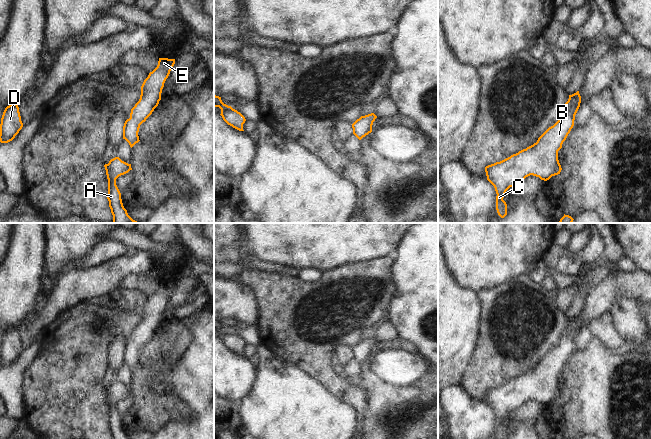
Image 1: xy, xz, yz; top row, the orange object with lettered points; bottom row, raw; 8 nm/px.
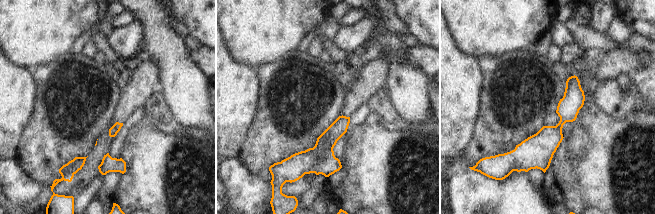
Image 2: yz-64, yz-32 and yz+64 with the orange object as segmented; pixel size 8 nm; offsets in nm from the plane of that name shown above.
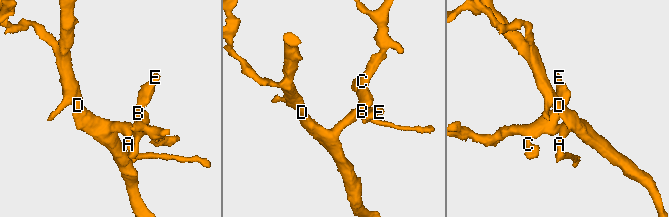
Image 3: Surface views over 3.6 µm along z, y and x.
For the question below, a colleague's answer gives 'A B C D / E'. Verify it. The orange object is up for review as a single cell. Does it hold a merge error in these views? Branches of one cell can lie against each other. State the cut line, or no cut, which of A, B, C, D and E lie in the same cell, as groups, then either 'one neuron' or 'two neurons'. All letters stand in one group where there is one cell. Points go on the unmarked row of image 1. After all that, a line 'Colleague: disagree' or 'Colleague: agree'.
no cut; A B C D E; one neuron
Colleague: disagree

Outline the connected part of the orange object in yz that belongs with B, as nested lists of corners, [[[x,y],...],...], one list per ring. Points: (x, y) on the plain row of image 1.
[[[579,315],[569,319],[568,325],[561,333],[559,344],[549,351],[536,367],[485,391],[487,404],[494,410],[497,418],[498,439],[507,439],[507,428],[503,422],[510,411],[515,411],[530,399],[547,405],[552,400],[560,398],[562,392],[558,384],[558,375],[574,350],[580,327]]]

